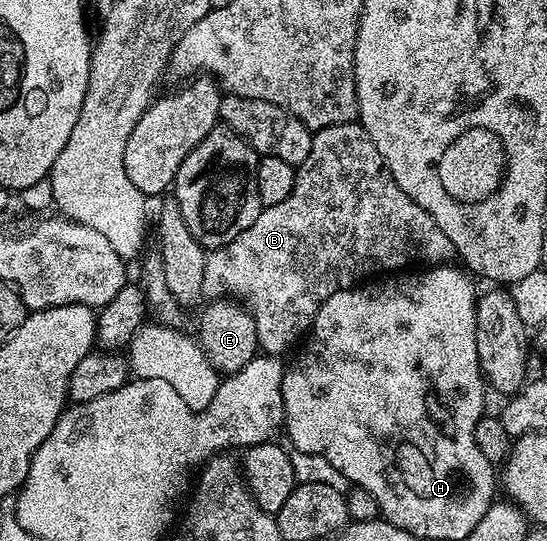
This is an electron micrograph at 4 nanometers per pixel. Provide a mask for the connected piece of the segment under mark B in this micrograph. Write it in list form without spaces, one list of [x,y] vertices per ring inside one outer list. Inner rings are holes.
[[[356,120],[345,124],[333,124],[329,128],[321,128],[312,133],[309,156],[305,156],[305,160],[295,171],[293,192],[289,192],[289,196],[285,196],[285,200],[281,200],[281,204],[262,207],[257,220],[253,220],[253,224],[249,224],[249,228],[245,228],[245,232],[241,232],[241,236],[229,240],[229,244],[225,244],[220,250],[208,253],[207,263],[204,266],[203,289],[208,295],[211,293],[211,296],[230,296],[246,306],[247,311],[253,316],[253,324],[257,328],[260,351],[272,356],[283,356],[283,353],[295,341],[298,343],[310,331],[311,321],[317,316],[321,304],[325,300],[329,300],[329,296],[333,296],[338,290],[349,290],[372,276],[379,276],[384,272],[399,272],[404,268],[414,267],[416,264],[442,266],[450,263],[452,258],[453,251],[449,244],[449,236],[445,236],[445,232],[441,232],[441,228],[437,228],[437,220],[433,220],[433,216],[429,216],[429,212],[425,212],[425,208],[421,208],[413,200],[409,200],[409,196],[405,196],[405,192],[401,192],[401,188],[397,188],[397,180],[393,180],[381,152],[377,152],[377,144],[373,144],[373,140],[369,140],[369,132],[365,132],[363,125]]]

